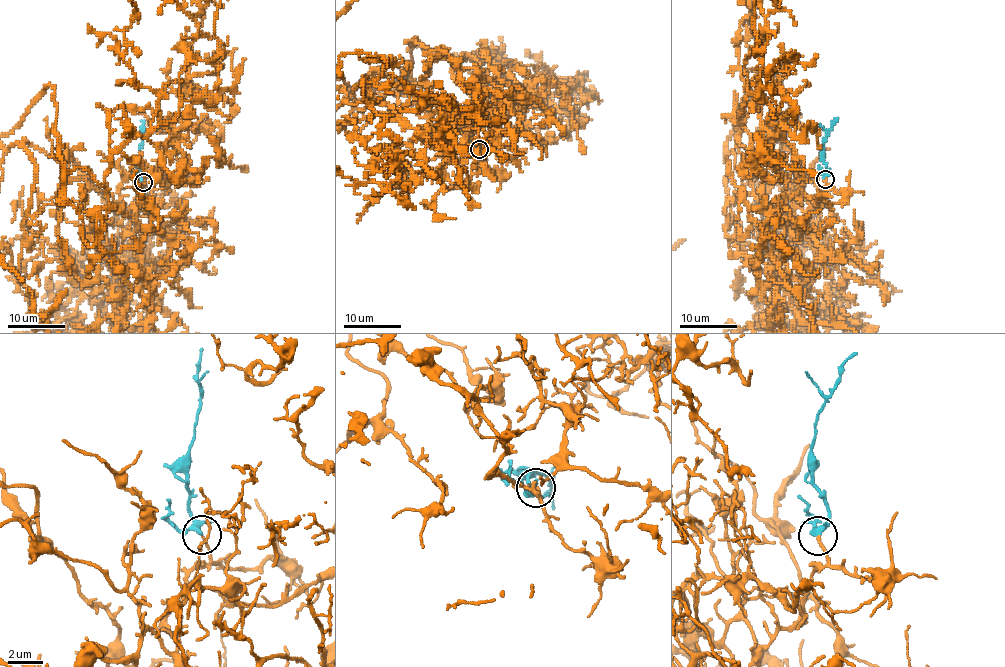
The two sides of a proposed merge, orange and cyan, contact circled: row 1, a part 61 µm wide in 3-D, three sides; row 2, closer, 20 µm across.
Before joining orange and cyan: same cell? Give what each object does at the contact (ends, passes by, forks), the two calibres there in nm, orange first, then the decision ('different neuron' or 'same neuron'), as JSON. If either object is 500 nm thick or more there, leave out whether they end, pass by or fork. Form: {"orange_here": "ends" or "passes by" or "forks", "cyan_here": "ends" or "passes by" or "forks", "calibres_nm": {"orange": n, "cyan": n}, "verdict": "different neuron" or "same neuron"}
{"orange_here": "ends", "cyan_here": "forks", "calibres_nm": {"orange": 150, "cyan": 240}, "verdict": "same neuron"}

